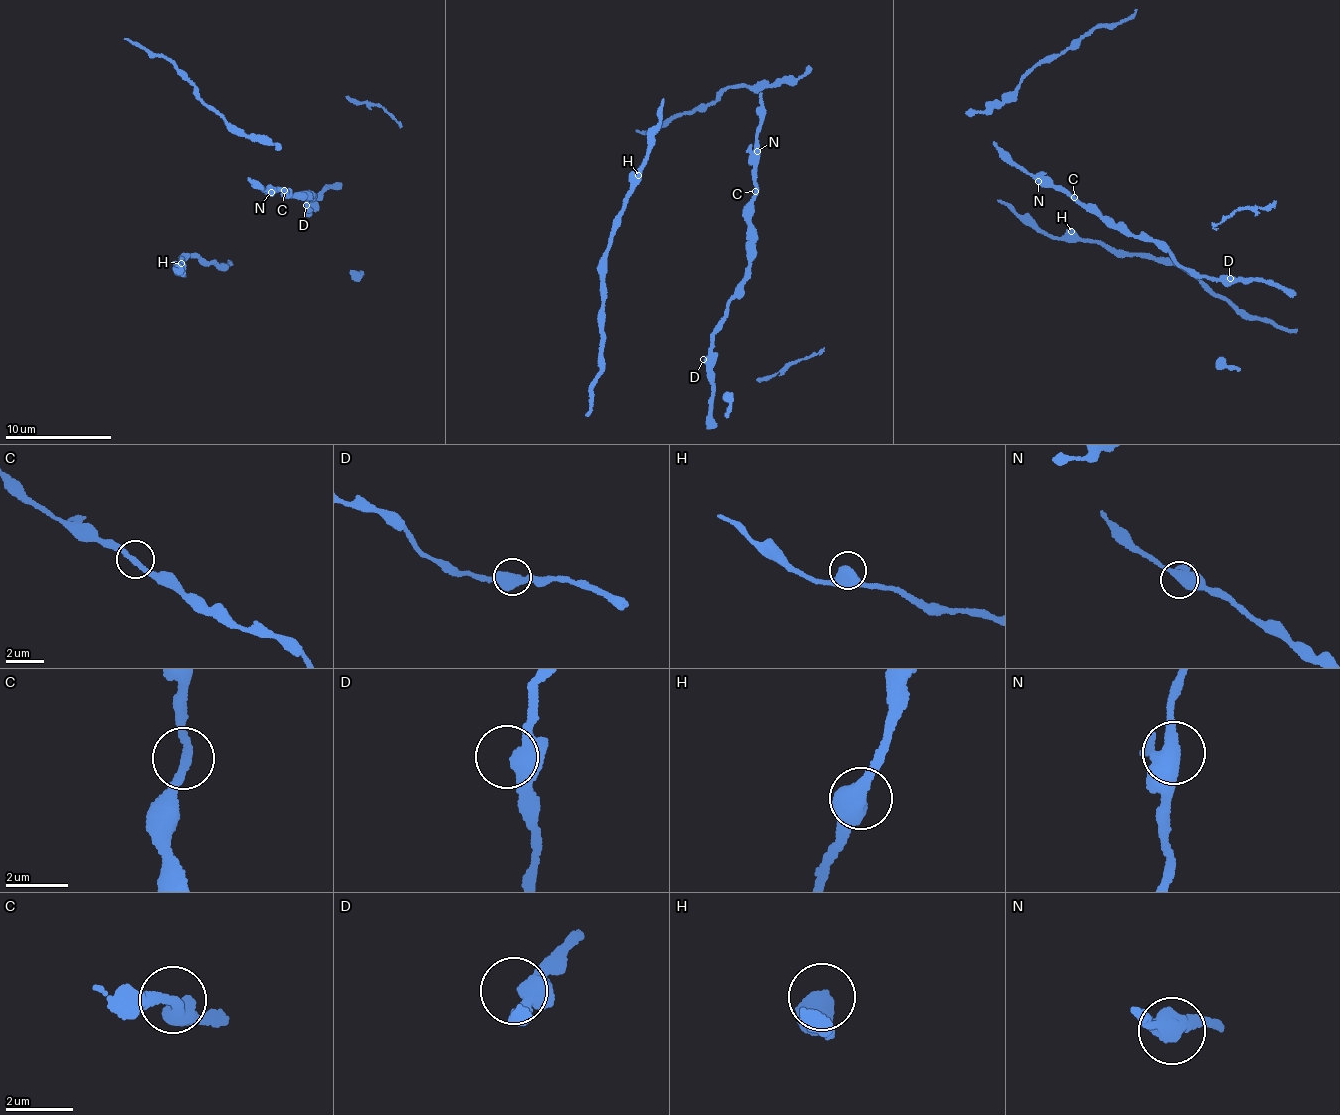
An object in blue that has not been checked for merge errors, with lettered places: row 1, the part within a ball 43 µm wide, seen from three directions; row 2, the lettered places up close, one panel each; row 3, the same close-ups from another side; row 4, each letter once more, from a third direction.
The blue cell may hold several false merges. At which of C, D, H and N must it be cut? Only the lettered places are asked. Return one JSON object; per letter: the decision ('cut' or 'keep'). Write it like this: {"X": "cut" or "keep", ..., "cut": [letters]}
{"C": "keep", "D": "keep", "H": "keep", "N": "keep", "cut": []}

